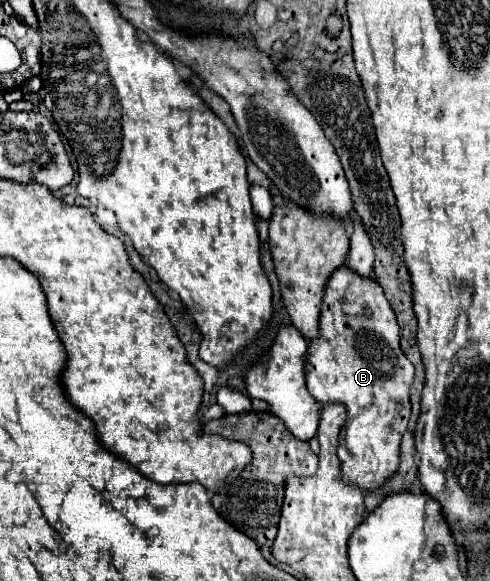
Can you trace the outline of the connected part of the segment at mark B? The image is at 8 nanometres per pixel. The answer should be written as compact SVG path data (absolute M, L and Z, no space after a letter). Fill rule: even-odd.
M346 264L332 272L324 288L318 336L308 340L304 368L308 392L312 392L320 404L340 402L348 408L348 418L342 426L338 442L338 458L342 462L344 480L360 486L366 492L380 488L400 464L400 440L410 420L410 386L414 380L414 366L400 350L394 310L390 308L390 302L376 280L358 276Z

